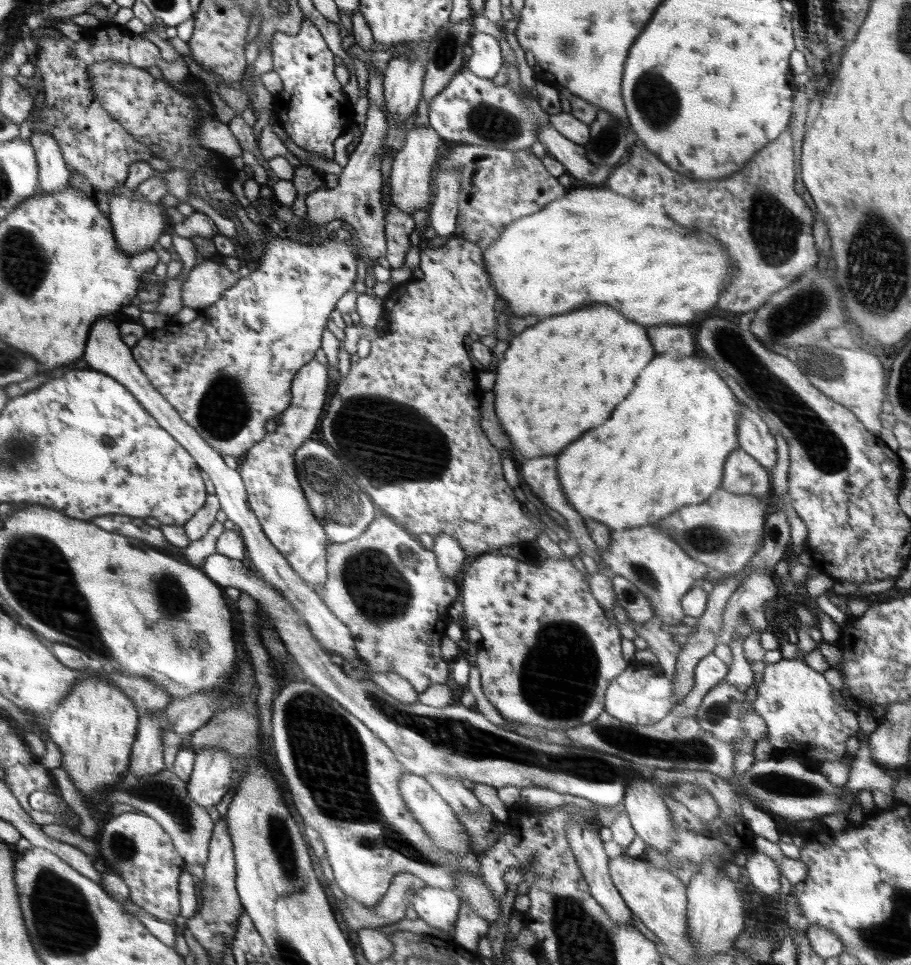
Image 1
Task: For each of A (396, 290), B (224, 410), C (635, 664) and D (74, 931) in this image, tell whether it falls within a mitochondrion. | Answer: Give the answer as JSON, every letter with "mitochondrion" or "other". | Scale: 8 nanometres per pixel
{"A":"other","B":"mitochondrion","C":"other","D":"mitochondrion"}

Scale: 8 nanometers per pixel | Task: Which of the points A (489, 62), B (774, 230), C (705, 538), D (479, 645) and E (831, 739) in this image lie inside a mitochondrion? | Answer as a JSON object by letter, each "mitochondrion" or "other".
{"A":"other","B":"mitochondrion","C":"mitochondrion","D":"other","E":"other"}

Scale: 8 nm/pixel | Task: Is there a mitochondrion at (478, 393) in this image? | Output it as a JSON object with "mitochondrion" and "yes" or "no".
{"mitochondrion":"no"}

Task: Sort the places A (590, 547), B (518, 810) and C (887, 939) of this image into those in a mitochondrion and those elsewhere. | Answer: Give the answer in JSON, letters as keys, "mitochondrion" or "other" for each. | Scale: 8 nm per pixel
{"A":"other","B":"other","C":"mitochondrion"}

